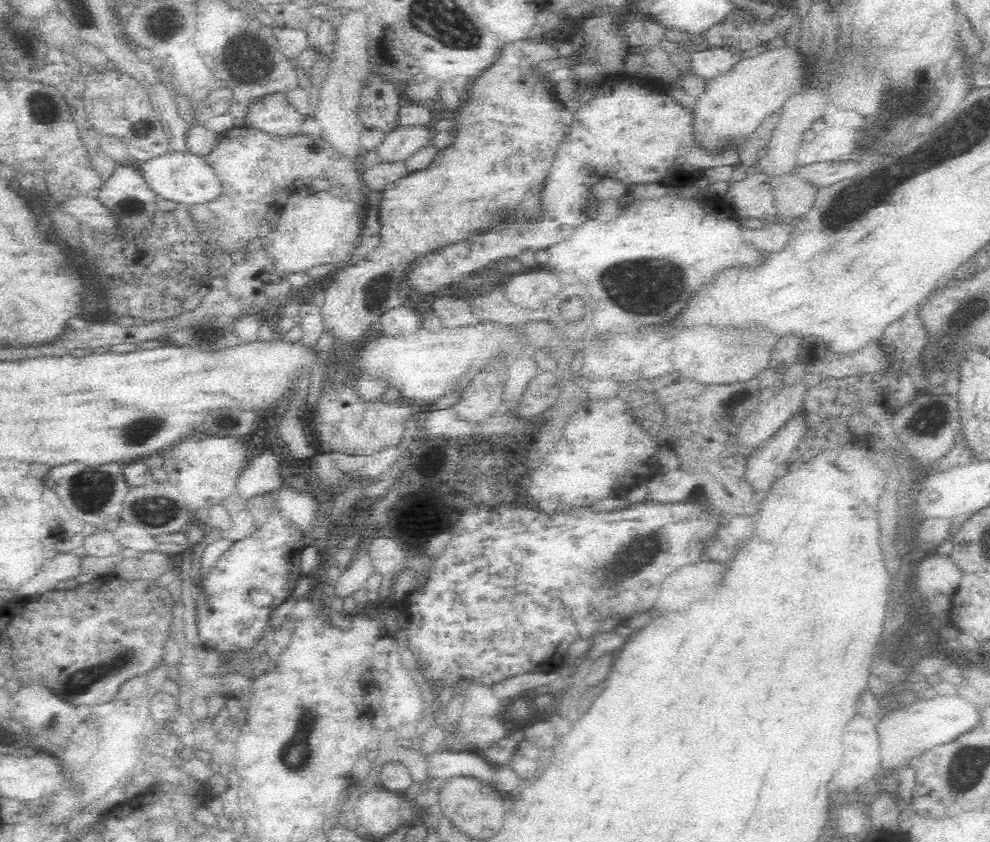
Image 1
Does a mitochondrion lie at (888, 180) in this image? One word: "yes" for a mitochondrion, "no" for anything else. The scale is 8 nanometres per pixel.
yes

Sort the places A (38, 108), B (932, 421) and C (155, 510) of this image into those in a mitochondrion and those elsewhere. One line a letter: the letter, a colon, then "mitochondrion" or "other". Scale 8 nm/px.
A: mitochondrion
B: mitochondrion
C: mitochondrion

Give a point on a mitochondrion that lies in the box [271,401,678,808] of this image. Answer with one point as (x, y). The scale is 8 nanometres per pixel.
(307, 719)

